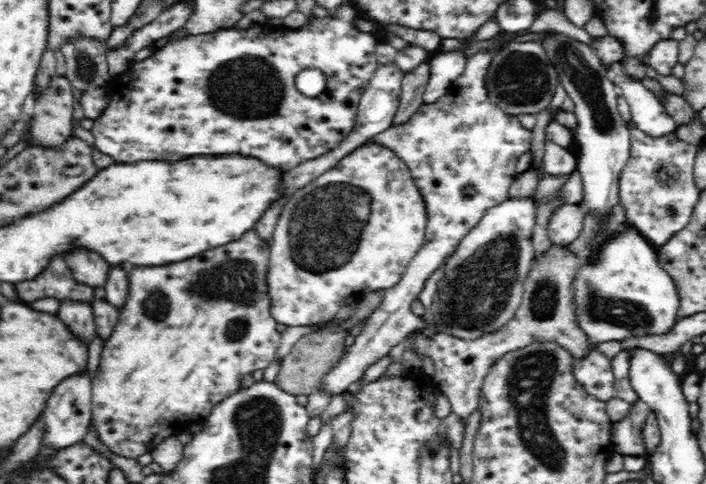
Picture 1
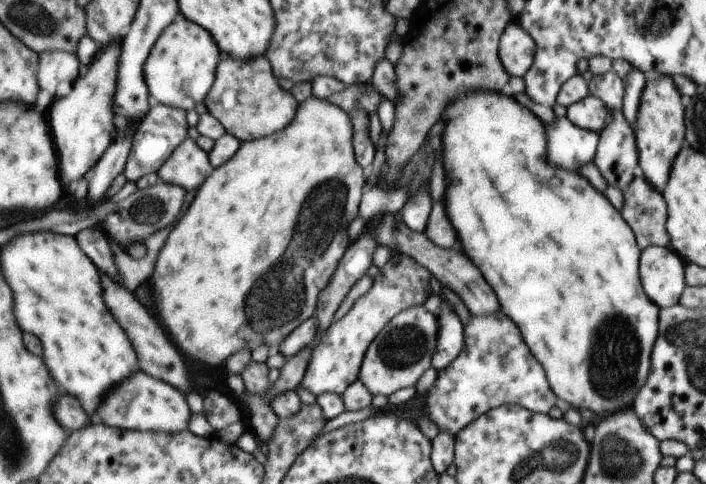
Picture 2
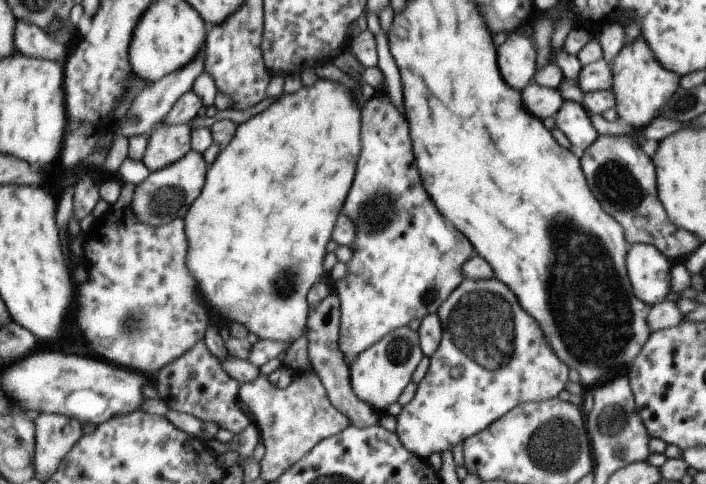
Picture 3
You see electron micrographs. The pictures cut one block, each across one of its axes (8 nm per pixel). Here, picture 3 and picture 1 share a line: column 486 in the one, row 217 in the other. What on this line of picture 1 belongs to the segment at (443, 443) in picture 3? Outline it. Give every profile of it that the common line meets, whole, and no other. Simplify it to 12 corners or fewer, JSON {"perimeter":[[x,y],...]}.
{"perimeter":[[363,144],[300,188],[270,244],[270,312],[332,321],[392,288],[426,206]]}

